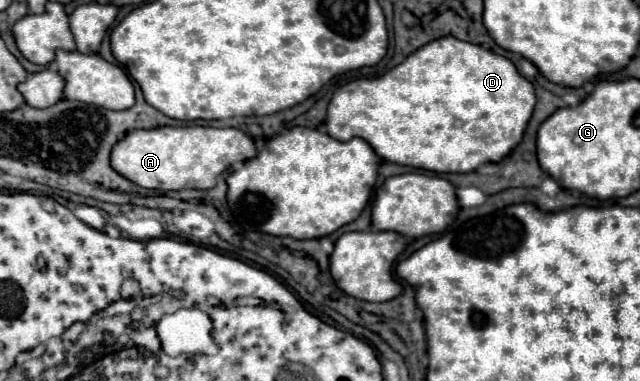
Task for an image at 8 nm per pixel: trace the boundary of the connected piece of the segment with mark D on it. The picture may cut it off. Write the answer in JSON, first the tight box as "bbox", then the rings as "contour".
{"bbox":[326,37,534,173],"contour":[[[442,37],[420,47],[378,79],[358,79],[340,87],[328,105],[326,131],[338,141],[354,137],[368,141],[384,161],[434,173],[470,173],[484,163],[502,161],[522,141],[534,105],[532,83],[516,71],[510,59],[456,37]]]}

